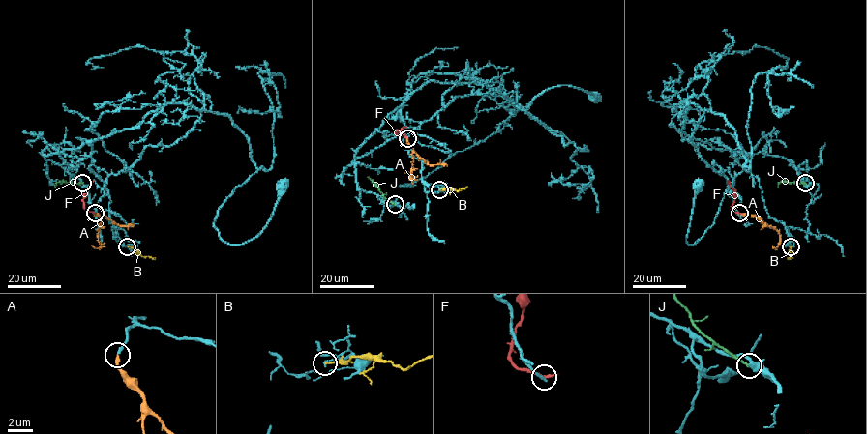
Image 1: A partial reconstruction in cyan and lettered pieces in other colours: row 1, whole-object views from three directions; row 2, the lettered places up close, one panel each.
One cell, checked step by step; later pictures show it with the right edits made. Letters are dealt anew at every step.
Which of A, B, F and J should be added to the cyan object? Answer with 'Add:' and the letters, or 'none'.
Add: A

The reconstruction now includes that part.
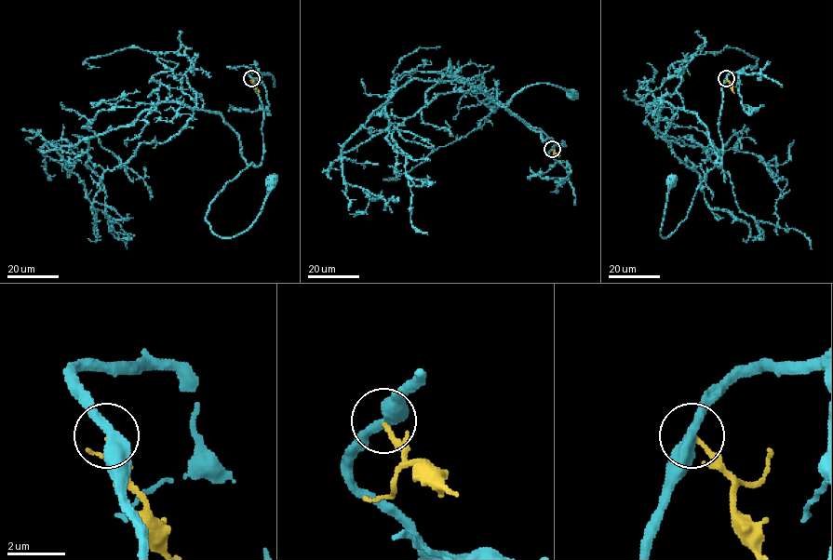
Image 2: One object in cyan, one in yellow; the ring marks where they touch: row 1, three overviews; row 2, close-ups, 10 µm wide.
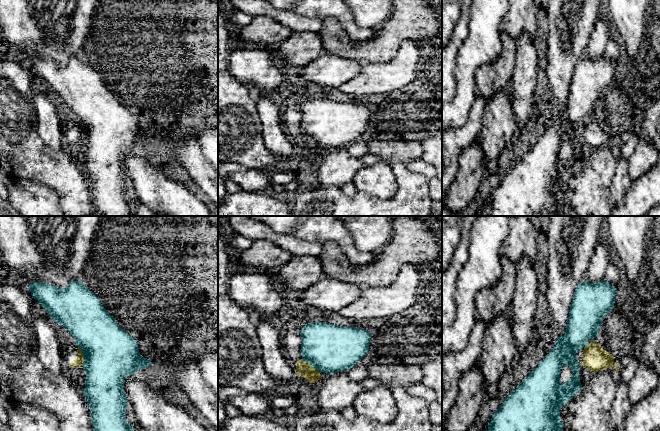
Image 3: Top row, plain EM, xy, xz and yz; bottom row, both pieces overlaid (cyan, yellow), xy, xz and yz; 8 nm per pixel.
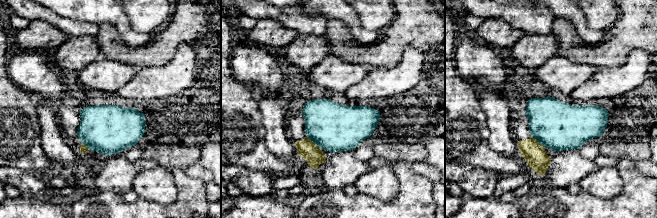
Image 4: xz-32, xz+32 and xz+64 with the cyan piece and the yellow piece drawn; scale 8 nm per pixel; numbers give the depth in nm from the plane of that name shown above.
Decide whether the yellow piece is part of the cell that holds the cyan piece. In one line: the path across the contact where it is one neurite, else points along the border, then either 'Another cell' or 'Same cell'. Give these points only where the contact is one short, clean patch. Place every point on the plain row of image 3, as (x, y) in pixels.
Boundary: xy (78, 123), (83, 132), (83, 141). Another cell

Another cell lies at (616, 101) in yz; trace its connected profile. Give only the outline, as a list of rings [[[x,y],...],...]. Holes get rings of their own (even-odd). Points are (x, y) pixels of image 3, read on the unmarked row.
[[[631,73],[627,76],[630,87],[614,84],[608,88],[599,104],[599,116],[602,121],[614,121],[627,113],[632,105],[633,81]]]

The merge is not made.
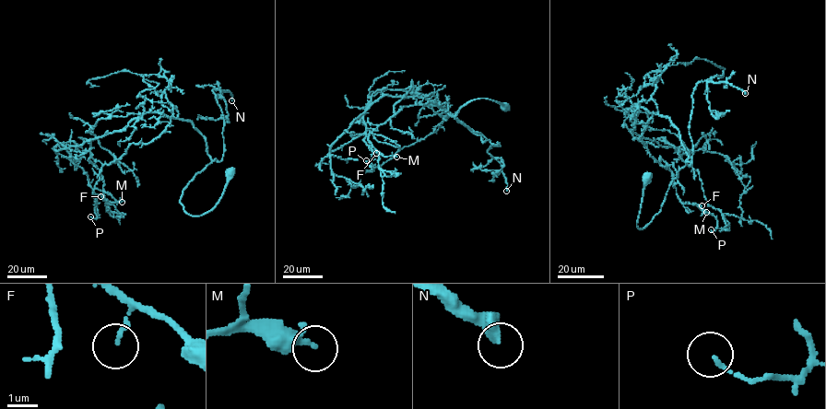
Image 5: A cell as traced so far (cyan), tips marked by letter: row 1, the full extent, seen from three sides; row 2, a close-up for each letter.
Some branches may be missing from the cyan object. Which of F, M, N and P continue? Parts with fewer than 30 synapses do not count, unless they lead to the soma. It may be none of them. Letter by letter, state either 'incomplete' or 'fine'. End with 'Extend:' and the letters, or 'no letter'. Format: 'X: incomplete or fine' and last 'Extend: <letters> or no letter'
F: fine
M: fine
N: incomplete
P: fine
Extend: N

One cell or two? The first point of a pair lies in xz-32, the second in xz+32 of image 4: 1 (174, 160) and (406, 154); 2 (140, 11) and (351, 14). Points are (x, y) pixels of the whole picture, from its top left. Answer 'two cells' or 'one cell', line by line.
1: one cell
2: two cells

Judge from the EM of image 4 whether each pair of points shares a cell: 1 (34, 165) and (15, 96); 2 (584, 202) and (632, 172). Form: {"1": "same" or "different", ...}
{"1": "same", "2": "same"}

